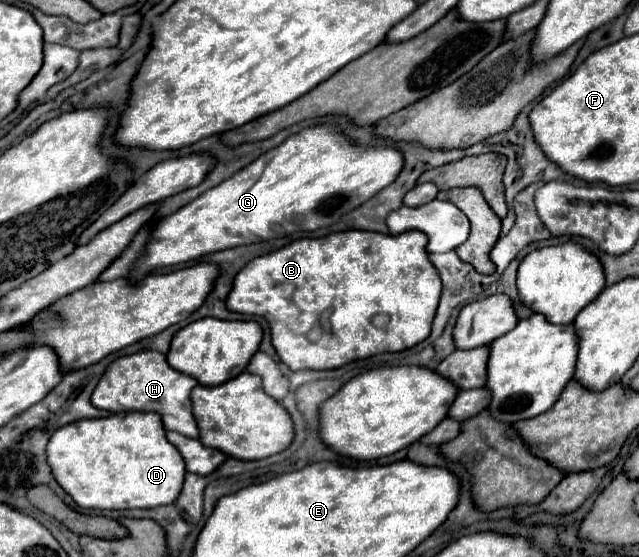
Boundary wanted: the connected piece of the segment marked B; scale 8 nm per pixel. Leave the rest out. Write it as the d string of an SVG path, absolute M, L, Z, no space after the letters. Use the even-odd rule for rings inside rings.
M350 229L320 239L298 239L278 251L256 257L236 275L226 307L236 313L264 317L270 325L272 345L278 357L292 371L336 369L356 359L384 351L402 351L424 341L430 335L440 289L440 275L428 259L424 233L406 231L402 235L386 235ZM380 313L388 317L388 323L382 327L374 323L374 317Z

